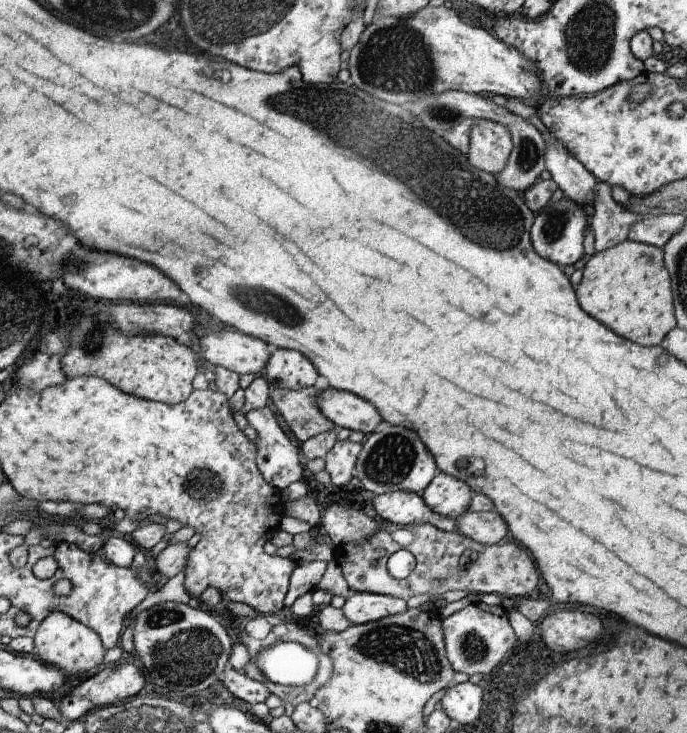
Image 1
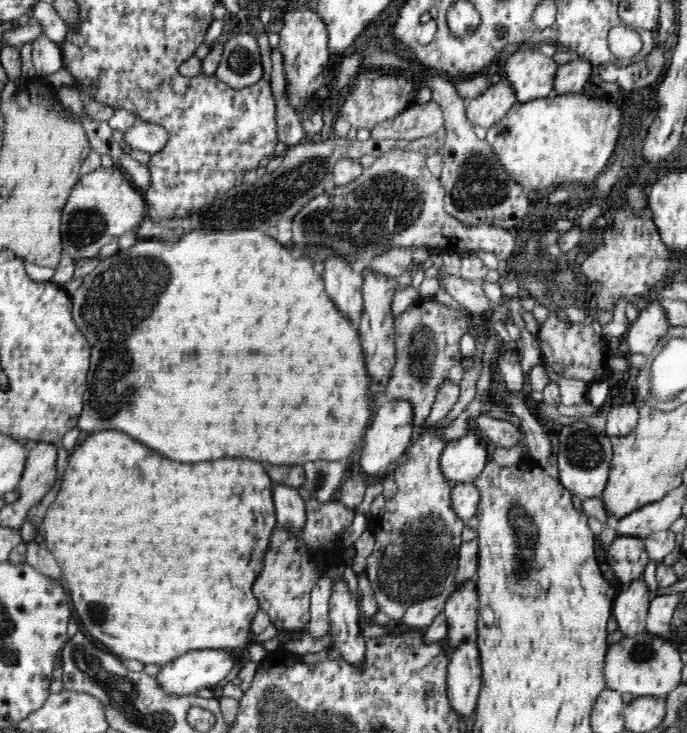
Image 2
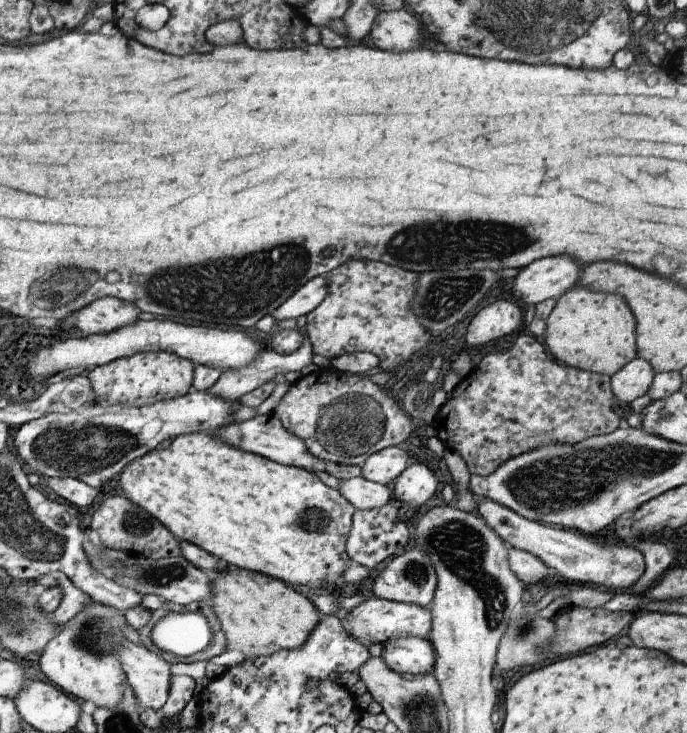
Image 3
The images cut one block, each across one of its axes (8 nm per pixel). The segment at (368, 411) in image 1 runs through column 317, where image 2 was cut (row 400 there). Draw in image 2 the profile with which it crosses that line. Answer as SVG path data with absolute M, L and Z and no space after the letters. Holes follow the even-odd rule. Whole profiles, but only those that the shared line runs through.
M383 401L372 416L372 420L363 436L360 464L362 470L371 477L386 475L393 468L418 433L413 426L413 410L407 401Z

